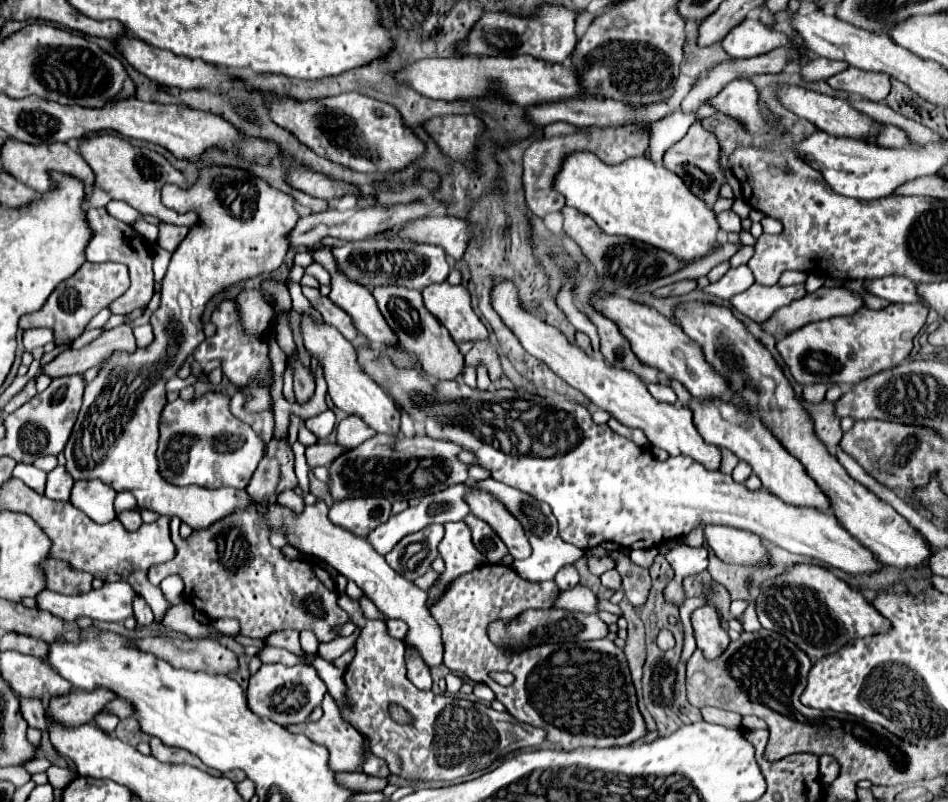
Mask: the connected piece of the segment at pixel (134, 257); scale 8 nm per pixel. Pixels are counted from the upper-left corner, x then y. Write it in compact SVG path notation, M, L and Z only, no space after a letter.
M89 208L87 216L89 216L89 222L91 222L91 228L95 230L95 236L93 236L93 240L89 242L89 248L87 248L87 260L89 262L123 262L123 264L127 264L129 274L131 274L129 290L109 306L111 312L125 316L133 310L147 308L147 304L149 304L149 300L155 292L153 290L153 284L155 284L153 282L153 270L151 270L151 250L145 248L143 238L129 224L123 224L123 222L115 220L113 216L107 214L105 208Z

